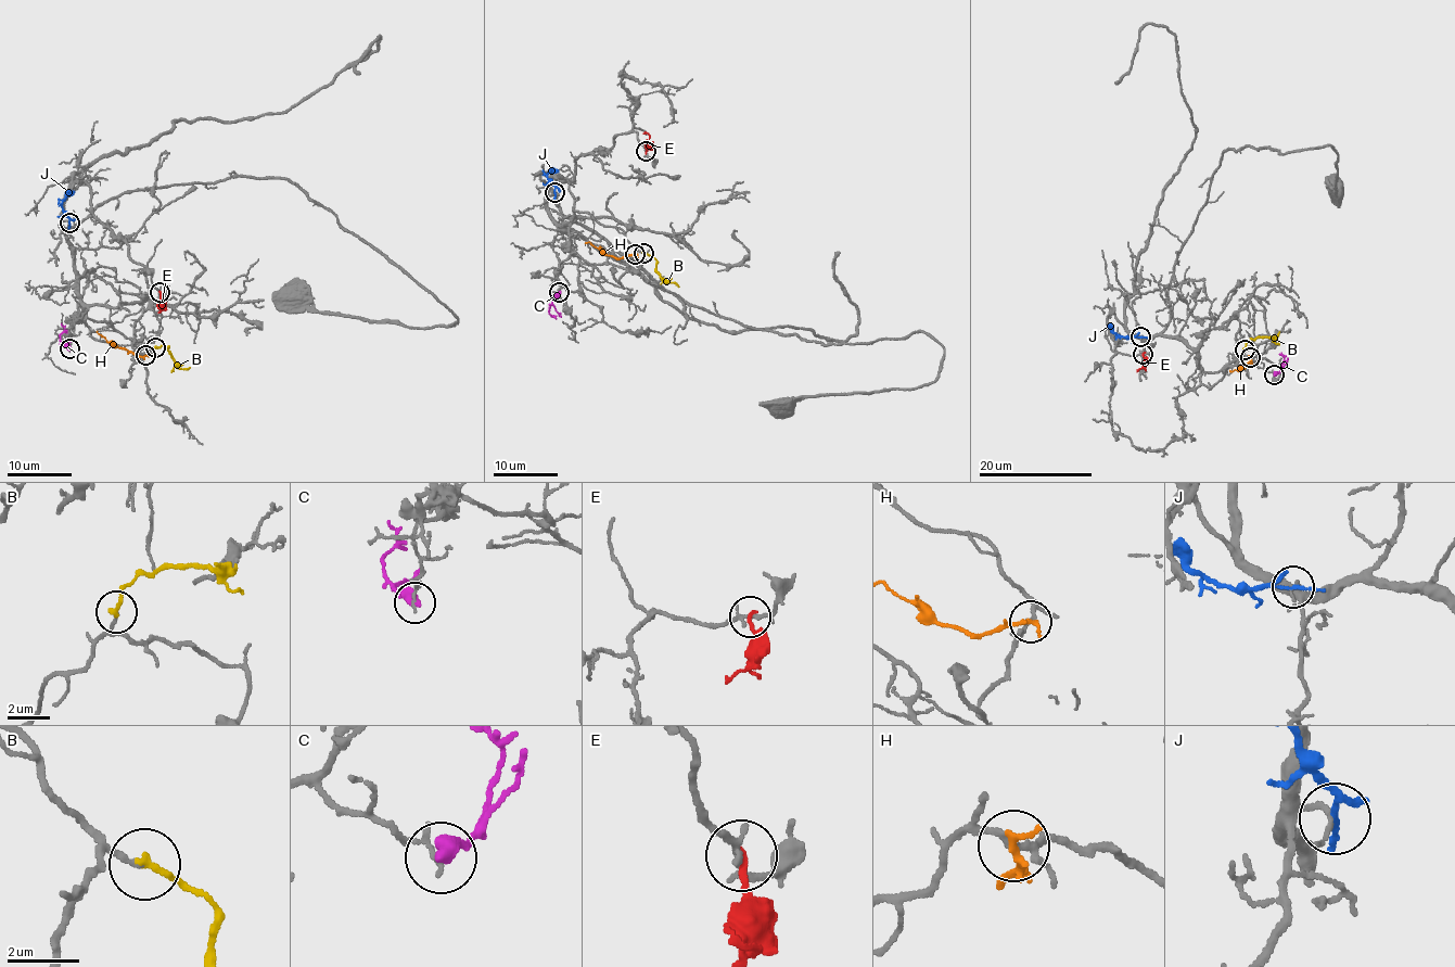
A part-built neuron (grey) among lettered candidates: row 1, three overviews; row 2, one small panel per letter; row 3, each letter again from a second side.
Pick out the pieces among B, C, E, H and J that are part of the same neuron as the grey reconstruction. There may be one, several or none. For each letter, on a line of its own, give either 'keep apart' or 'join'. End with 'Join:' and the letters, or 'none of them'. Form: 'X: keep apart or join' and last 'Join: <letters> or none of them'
B: join
C: keep apart
E: keep apart
H: keep apart
J: keep apart
Join: B

